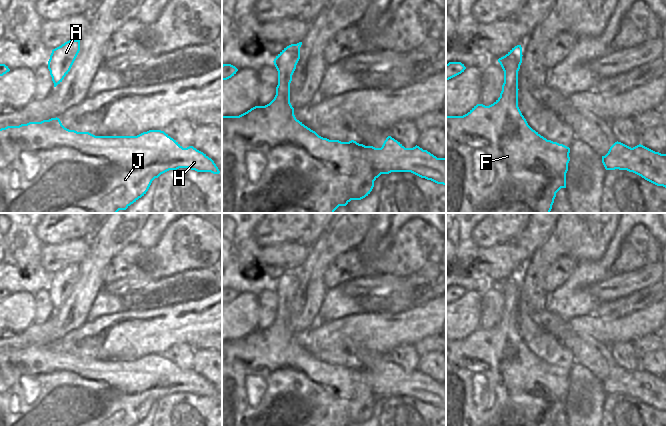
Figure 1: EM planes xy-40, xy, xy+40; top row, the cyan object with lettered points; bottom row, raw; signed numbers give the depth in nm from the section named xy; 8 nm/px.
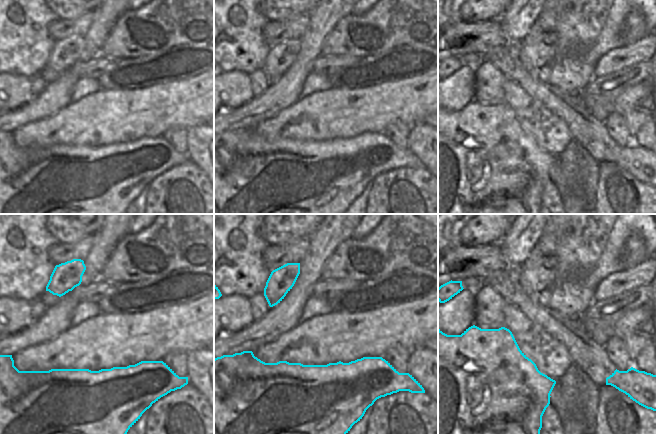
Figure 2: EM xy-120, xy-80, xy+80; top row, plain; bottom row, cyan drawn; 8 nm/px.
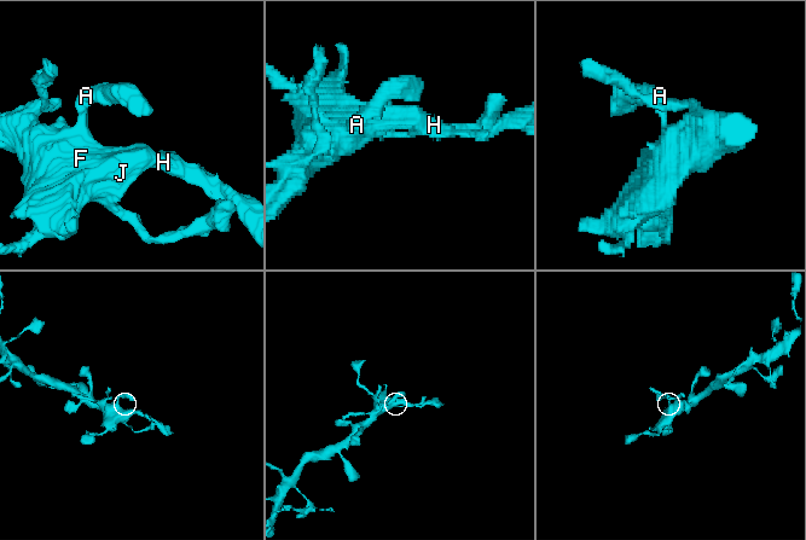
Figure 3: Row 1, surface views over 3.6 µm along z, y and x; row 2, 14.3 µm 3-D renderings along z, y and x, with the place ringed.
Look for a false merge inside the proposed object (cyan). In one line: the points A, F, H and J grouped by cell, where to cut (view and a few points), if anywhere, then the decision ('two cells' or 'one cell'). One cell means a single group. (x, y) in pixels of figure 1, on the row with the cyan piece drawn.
groups A F H J; cut none; one cell

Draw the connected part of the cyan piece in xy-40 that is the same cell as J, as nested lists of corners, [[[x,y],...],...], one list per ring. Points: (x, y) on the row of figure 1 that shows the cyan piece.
[[[59,118],[0,129],[0,213],[117,213],[144,196],[152,181],[169,170],[220,171],[193,146],[183,148],[161,130],[137,136],[95,136],[65,128]]]

